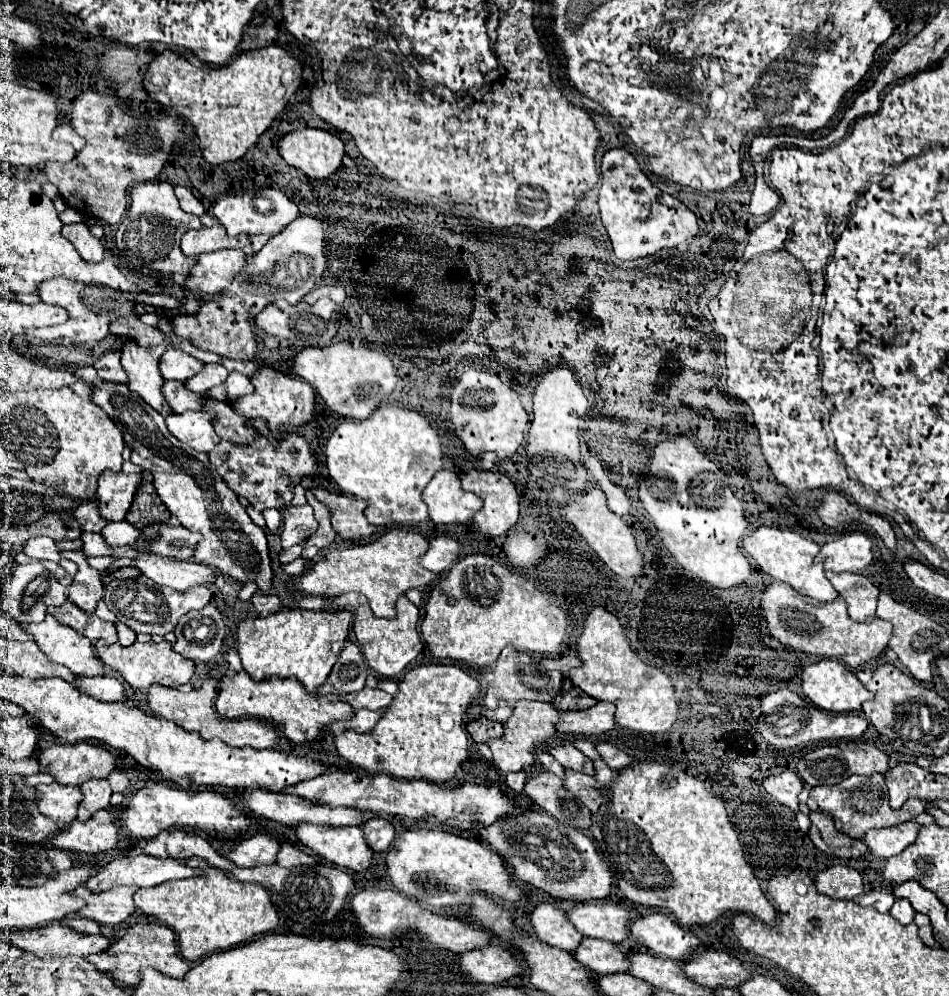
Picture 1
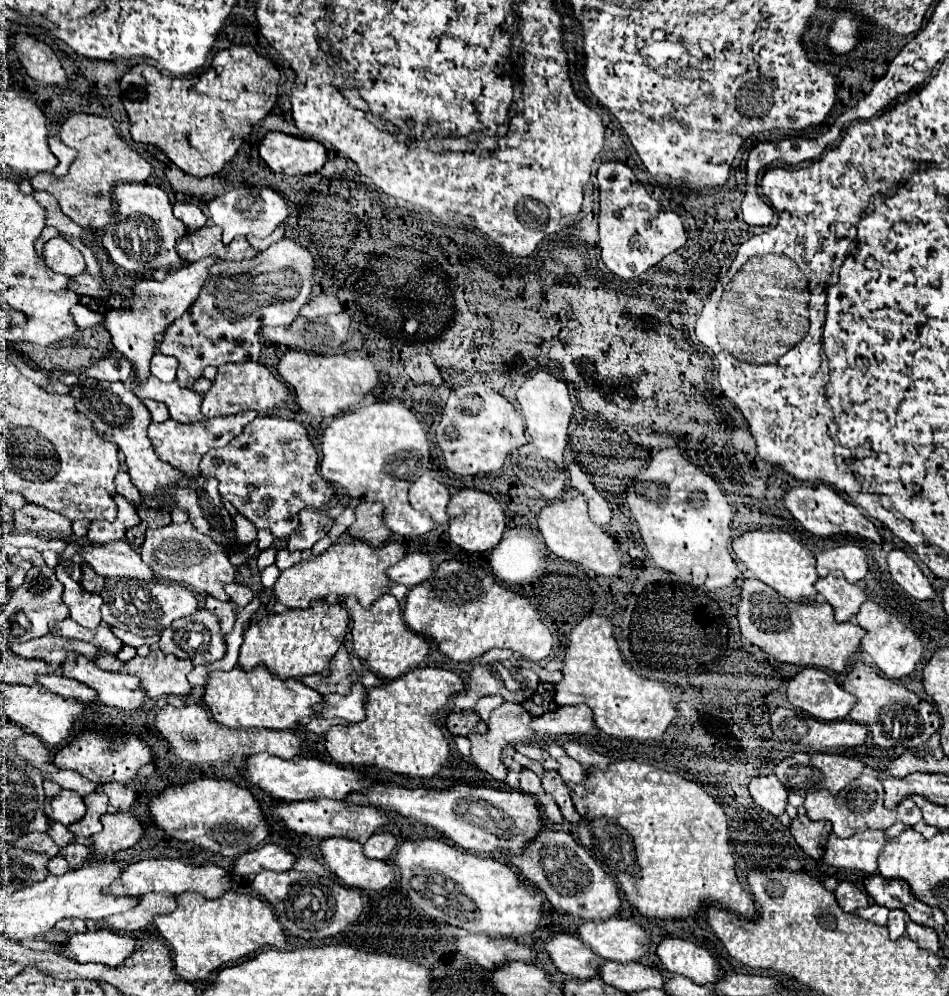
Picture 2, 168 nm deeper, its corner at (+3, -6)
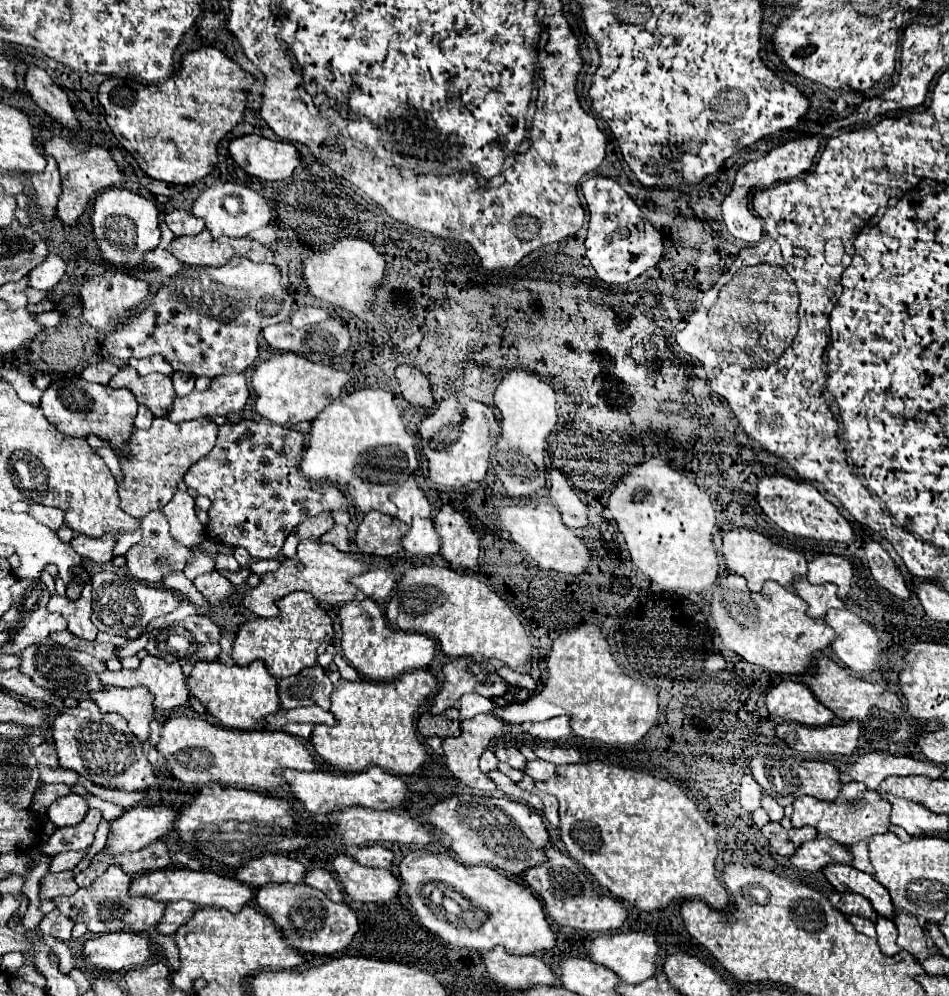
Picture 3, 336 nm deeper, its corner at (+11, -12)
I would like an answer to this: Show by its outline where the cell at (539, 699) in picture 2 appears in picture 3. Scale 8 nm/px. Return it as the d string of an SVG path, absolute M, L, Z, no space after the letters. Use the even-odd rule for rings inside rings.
M510 686L510 690L508 690L504 696L498 696L498 698L494 700L494 704L502 706L502 704L508 704L508 702L526 702L528 698L530 698L530 692L528 692L528 690Z

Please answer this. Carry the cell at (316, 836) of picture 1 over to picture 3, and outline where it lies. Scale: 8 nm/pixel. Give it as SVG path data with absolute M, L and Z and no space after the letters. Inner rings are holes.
M336 856L334 870L354 902L390 902L398 896L400 880L390 870L372 870L360 866L350 856Z

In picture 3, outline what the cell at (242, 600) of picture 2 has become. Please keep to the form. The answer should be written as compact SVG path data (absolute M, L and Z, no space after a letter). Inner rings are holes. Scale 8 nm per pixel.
M216 570L202 574L198 578L194 578L192 582L196 586L196 590L210 602L210 604L220 604L222 600L226 600L230 596L230 592L234 590L234 586Z

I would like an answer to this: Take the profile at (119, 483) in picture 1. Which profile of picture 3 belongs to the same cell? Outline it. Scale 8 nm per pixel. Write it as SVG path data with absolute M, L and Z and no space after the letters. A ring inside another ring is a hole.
M78 534L70 546L86 560L92 560L94 564L106 564L112 560L112 548L114 538L86 538L84 534Z

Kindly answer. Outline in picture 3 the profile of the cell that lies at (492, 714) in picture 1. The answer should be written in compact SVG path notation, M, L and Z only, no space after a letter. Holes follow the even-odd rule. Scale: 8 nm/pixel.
M464 694L458 700L460 718L474 718L476 714L488 714L490 706L492 706L492 700L486 700L480 694Z

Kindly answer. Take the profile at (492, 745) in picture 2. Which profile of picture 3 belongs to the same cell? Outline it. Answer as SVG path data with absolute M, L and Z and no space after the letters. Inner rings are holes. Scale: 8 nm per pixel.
M478 714L472 720L460 720L460 736L456 738L444 738L442 740L442 750L444 750L444 762L448 766L448 770L452 772L452 776L456 780L460 780L462 784L480 790L482 794L494 794L496 792L496 784L480 772L478 768L478 758L484 752L484 748L488 748L488 744L492 742L492 736L502 736L504 730L504 722L500 722L498 718L492 718L490 714Z

